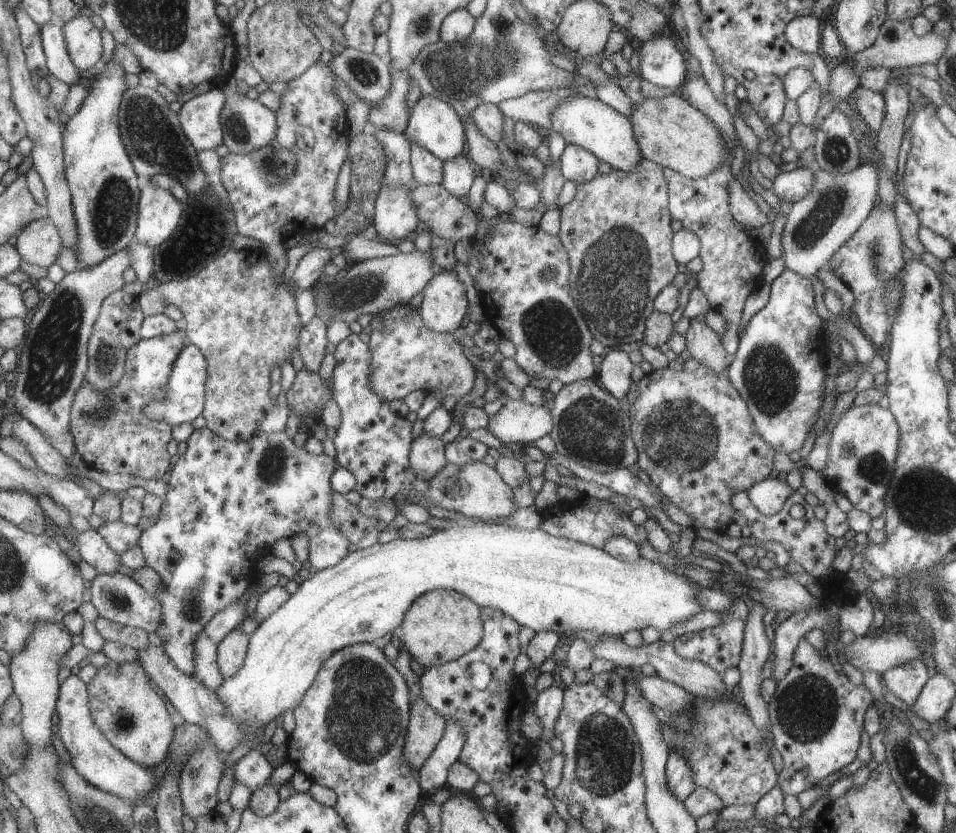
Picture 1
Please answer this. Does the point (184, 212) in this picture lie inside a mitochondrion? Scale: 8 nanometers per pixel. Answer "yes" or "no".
no

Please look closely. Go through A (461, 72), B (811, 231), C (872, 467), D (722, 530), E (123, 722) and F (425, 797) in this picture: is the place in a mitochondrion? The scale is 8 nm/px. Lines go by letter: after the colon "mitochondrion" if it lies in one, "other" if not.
A: mitochondrion
B: mitochondrion
C: mitochondrion
D: other
E: mitochondrion
F: other

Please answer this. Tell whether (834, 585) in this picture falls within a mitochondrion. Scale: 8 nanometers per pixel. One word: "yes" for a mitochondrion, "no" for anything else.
no

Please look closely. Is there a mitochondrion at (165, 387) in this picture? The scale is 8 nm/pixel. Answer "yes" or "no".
no

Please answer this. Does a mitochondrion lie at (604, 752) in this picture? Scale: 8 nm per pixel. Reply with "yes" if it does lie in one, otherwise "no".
yes

